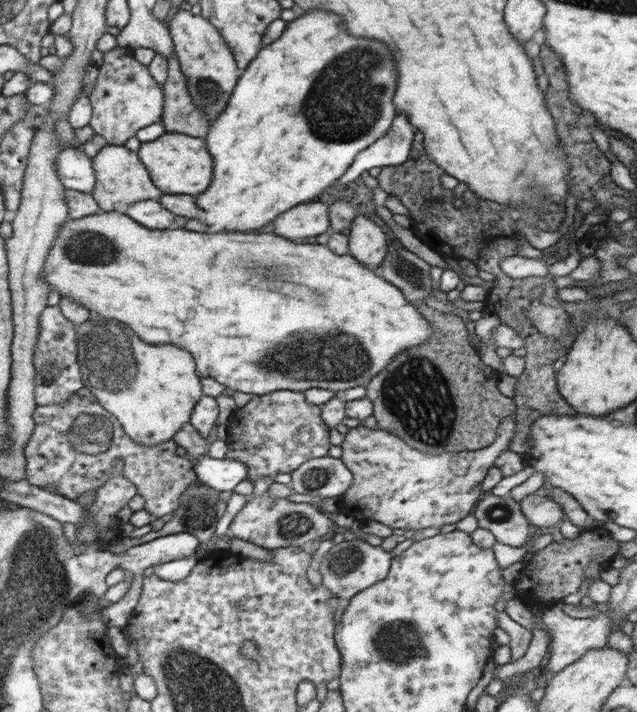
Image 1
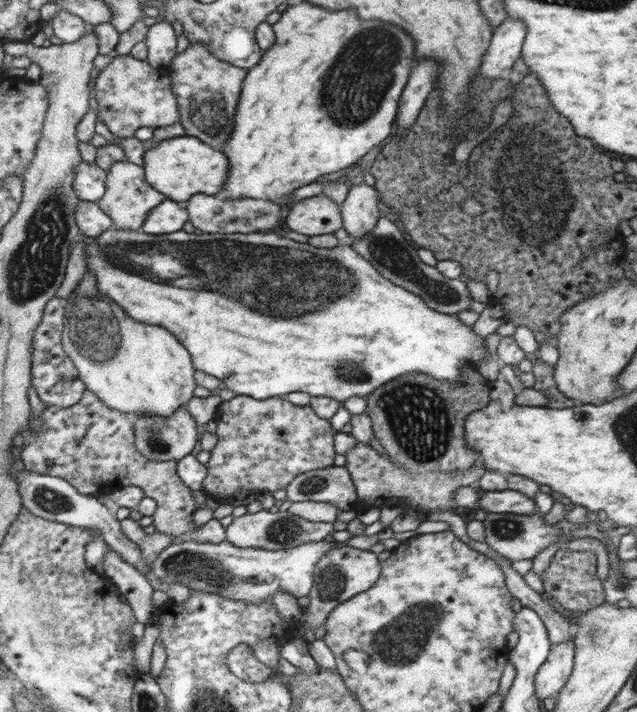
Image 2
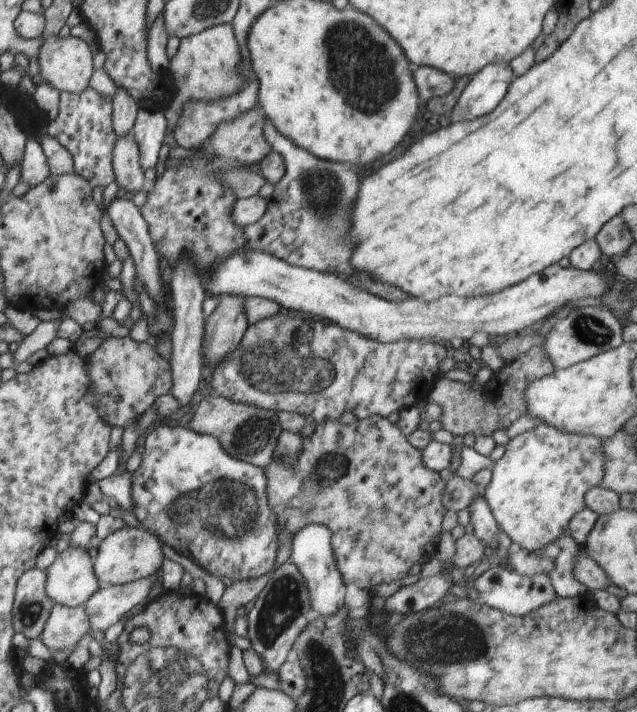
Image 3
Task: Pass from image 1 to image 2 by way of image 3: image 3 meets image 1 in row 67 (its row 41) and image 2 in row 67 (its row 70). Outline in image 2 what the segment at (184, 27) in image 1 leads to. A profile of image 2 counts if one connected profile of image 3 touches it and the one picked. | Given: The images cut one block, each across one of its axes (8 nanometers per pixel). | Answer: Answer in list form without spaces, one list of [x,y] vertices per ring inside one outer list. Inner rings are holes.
[[[191,44],[182,52],[176,54],[172,60],[170,70],[172,75],[171,90],[176,96],[179,107],[179,121],[184,128],[187,136],[195,137],[204,144],[222,150],[224,142],[232,136],[232,126],[234,126],[234,116],[238,107],[238,99],[240,99],[240,91],[242,91],[242,83],[248,75],[246,69],[240,69],[228,62],[220,61],[208,52],[208,49],[203,44]]]

